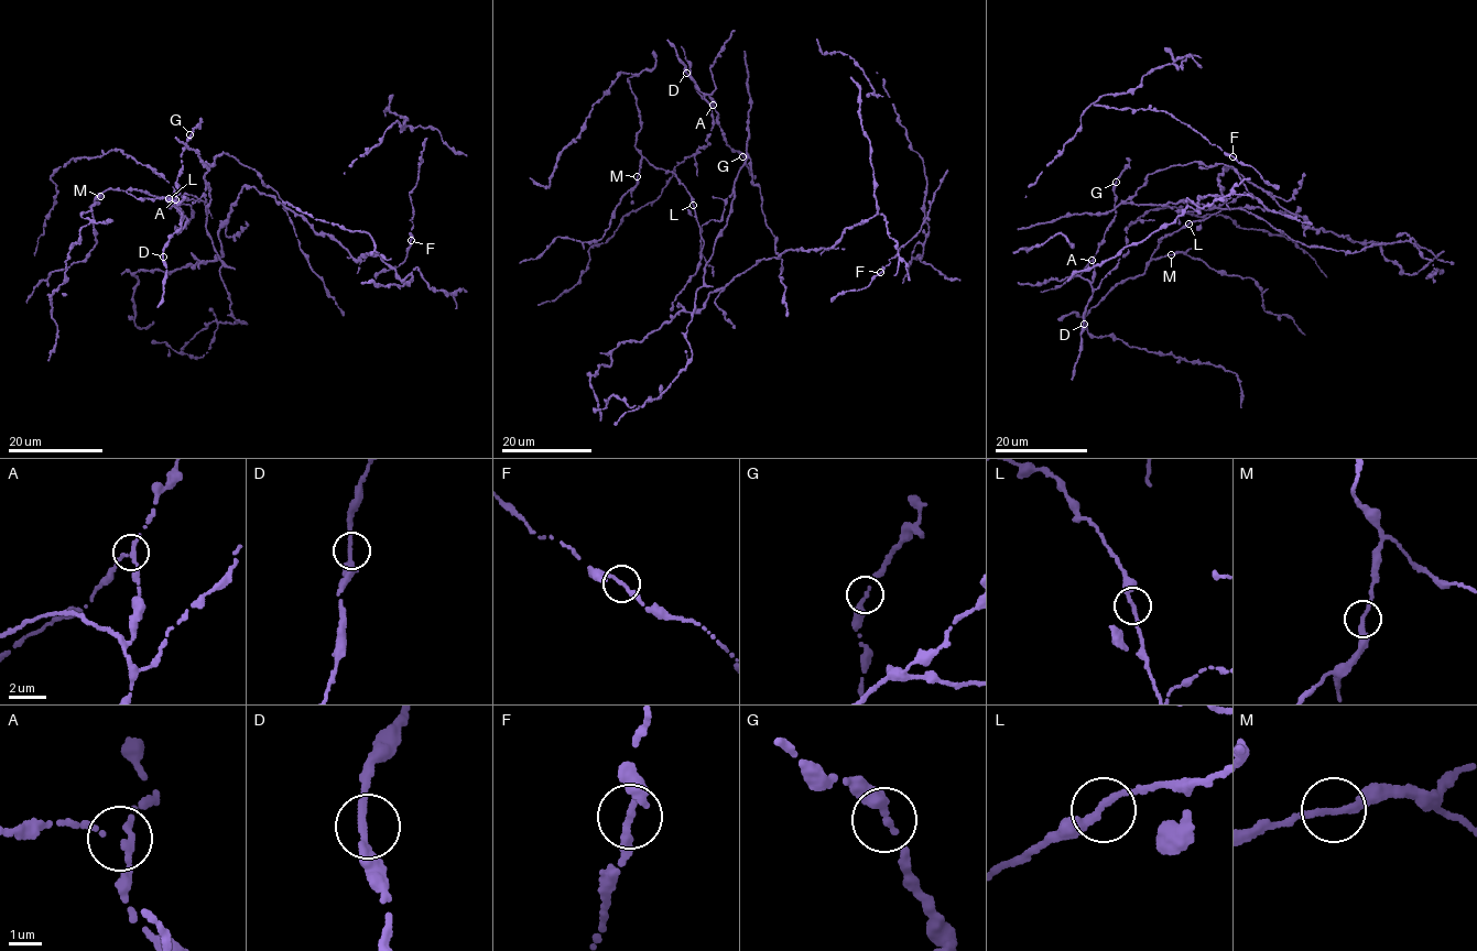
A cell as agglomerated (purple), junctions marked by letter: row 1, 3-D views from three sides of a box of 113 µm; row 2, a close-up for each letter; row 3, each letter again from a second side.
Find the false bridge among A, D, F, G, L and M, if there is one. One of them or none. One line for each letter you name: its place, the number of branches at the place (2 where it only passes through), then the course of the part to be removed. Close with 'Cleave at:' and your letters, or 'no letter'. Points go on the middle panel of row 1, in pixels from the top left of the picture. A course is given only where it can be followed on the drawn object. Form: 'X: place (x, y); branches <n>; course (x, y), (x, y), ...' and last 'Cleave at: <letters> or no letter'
Cleave at: no letter

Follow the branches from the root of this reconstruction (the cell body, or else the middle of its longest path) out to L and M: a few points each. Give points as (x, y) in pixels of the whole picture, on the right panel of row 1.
L: (1218, 179), (1223, 164), (1173, 165), (1149, 174), (1125, 200), (1176, 210), (1211, 209), (1208, 218), (1188, 223)
M: (1218, 179), (1223, 164), (1173, 165), (1149, 174), (1125, 200), (1211, 209), (1160, 239), (1151, 258), (1171, 254)

